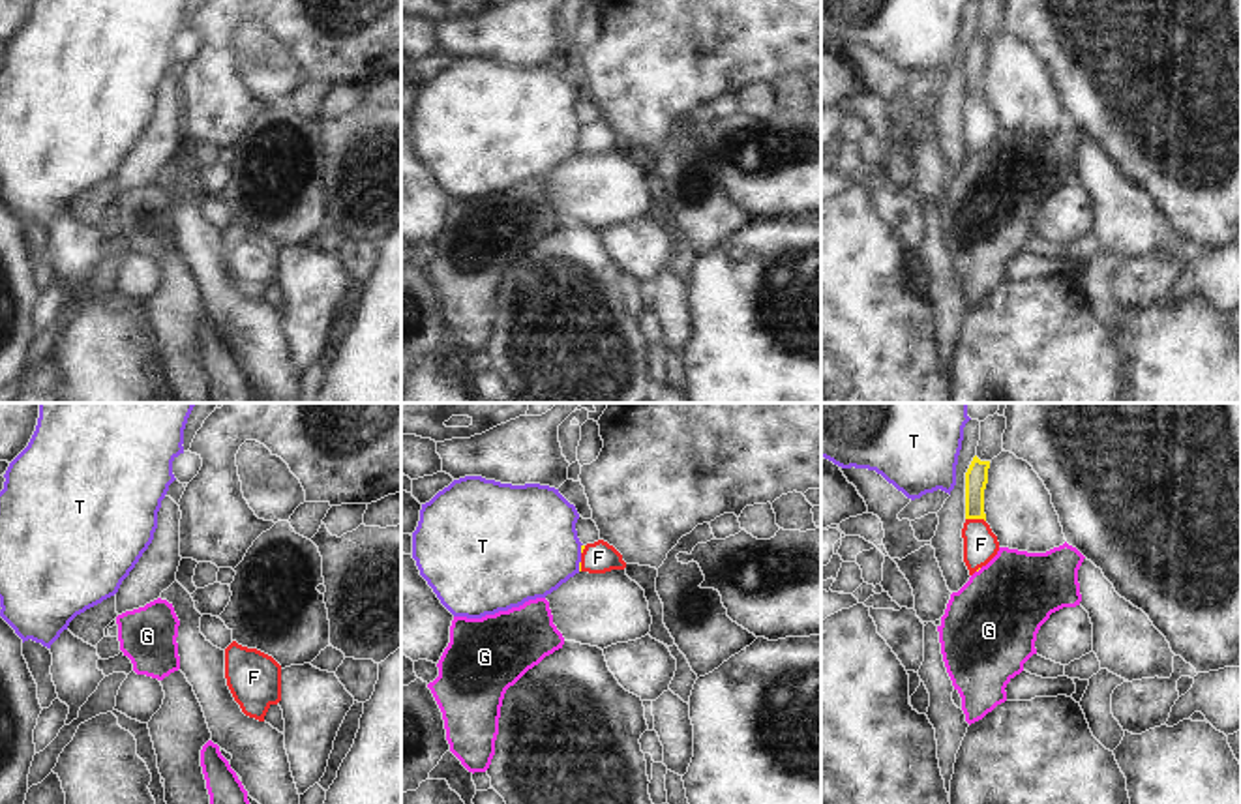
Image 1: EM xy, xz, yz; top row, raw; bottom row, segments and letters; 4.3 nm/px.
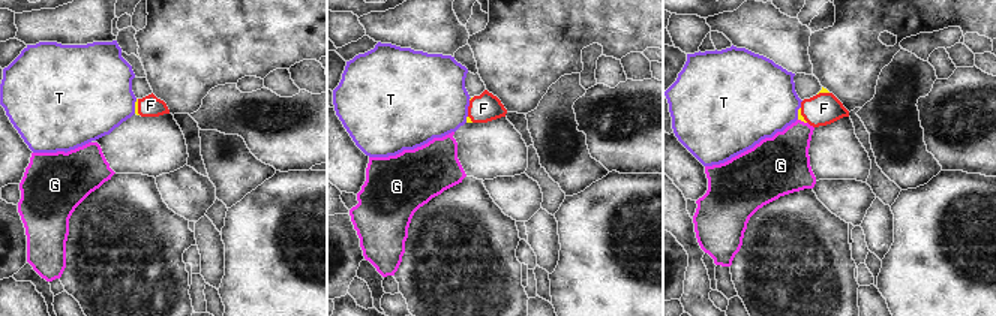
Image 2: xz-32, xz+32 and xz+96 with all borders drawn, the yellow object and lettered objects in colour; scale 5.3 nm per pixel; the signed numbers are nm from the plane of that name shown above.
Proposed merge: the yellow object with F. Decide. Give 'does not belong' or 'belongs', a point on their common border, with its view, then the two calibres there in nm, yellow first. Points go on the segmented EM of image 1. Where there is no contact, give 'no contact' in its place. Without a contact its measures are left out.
belongs; meets yellow in yz at (975, 518); 100 nm thick on the yellow side, 150 nm on the other

